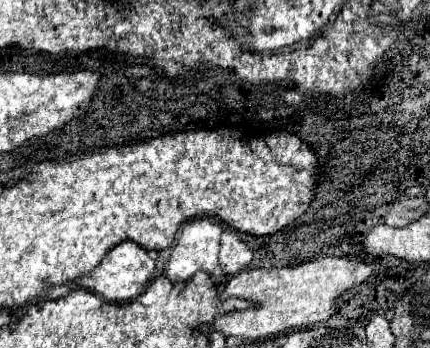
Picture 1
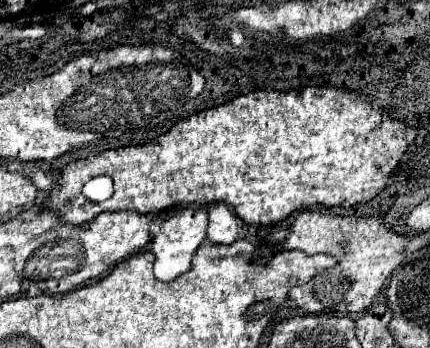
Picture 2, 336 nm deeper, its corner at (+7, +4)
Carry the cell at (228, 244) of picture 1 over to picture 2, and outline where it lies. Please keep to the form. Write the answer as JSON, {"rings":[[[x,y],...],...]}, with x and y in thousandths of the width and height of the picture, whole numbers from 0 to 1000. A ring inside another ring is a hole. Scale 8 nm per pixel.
{"rings":[[[502,583],[484,601],[484,687],[512,704],[540,704],[553,693],[549,624],[530,589]]]}

